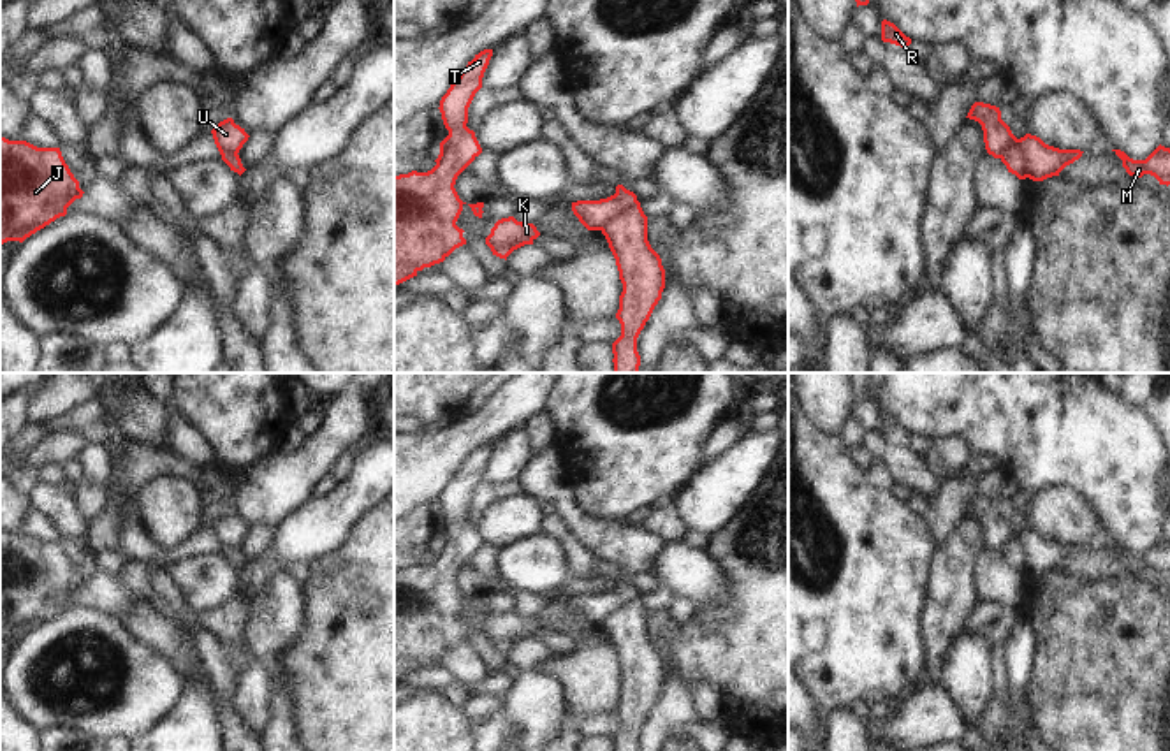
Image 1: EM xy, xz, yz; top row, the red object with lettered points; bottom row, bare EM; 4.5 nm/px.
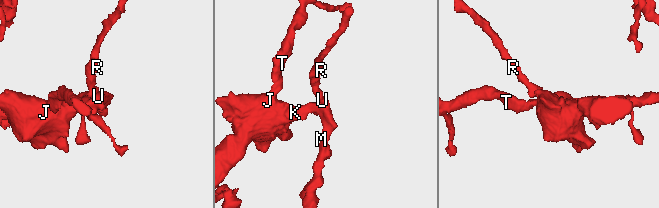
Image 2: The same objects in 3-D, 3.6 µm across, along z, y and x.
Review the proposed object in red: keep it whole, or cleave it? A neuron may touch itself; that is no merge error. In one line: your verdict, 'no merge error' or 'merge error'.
merge error

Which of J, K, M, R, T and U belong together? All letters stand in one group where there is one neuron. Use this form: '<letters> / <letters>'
J K T / M R U

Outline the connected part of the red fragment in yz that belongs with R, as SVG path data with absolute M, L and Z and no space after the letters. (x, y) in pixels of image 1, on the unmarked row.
M887 413L881 415L881 434L901 440L904 443L911 438L911 433L906 431L894 417Z

